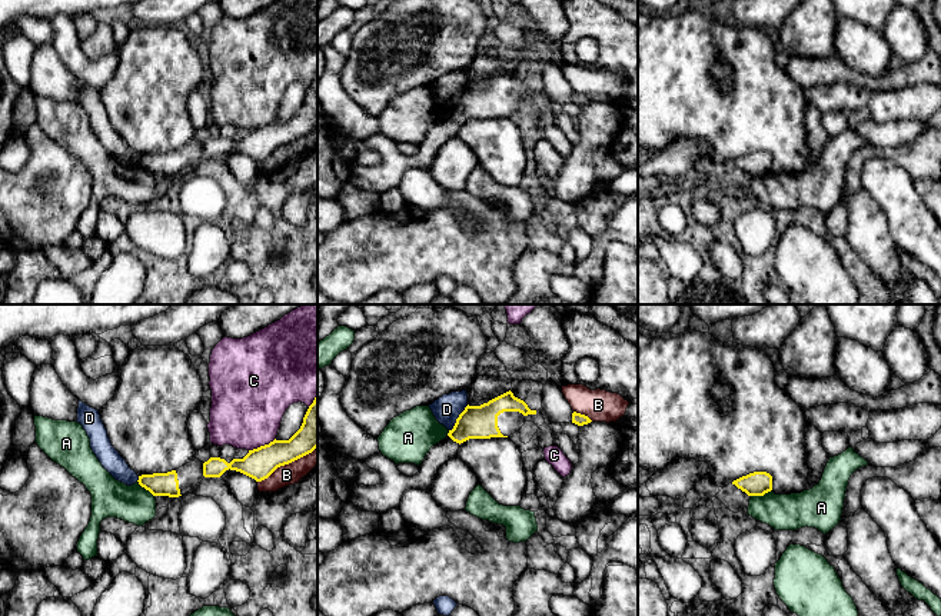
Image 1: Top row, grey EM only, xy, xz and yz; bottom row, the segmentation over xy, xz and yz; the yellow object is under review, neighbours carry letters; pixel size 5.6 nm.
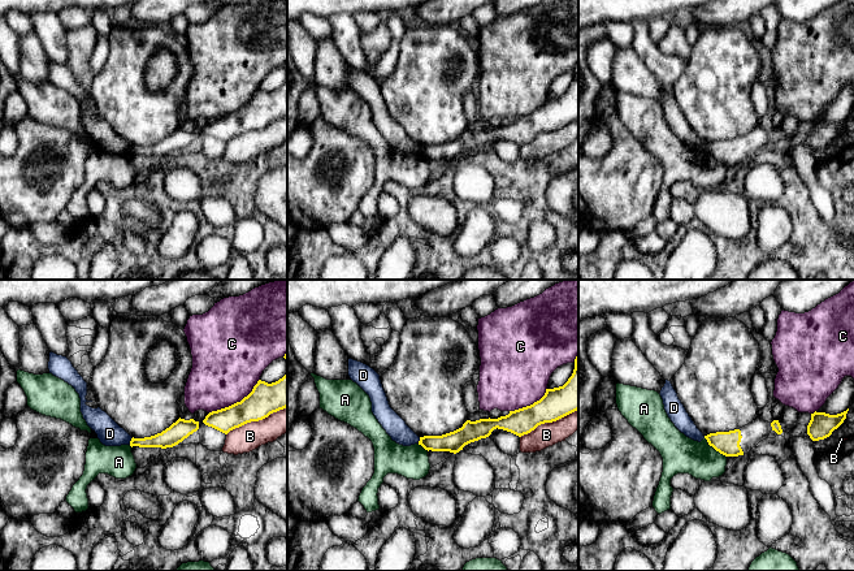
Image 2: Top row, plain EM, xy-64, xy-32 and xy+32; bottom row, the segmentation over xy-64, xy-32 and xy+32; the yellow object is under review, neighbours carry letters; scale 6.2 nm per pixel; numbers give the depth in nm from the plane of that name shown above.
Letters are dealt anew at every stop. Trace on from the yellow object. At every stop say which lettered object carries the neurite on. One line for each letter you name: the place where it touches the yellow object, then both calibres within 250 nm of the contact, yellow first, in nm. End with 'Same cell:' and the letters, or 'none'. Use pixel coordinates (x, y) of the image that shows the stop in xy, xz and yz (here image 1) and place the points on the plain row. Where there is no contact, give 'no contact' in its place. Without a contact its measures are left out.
Same cell: none

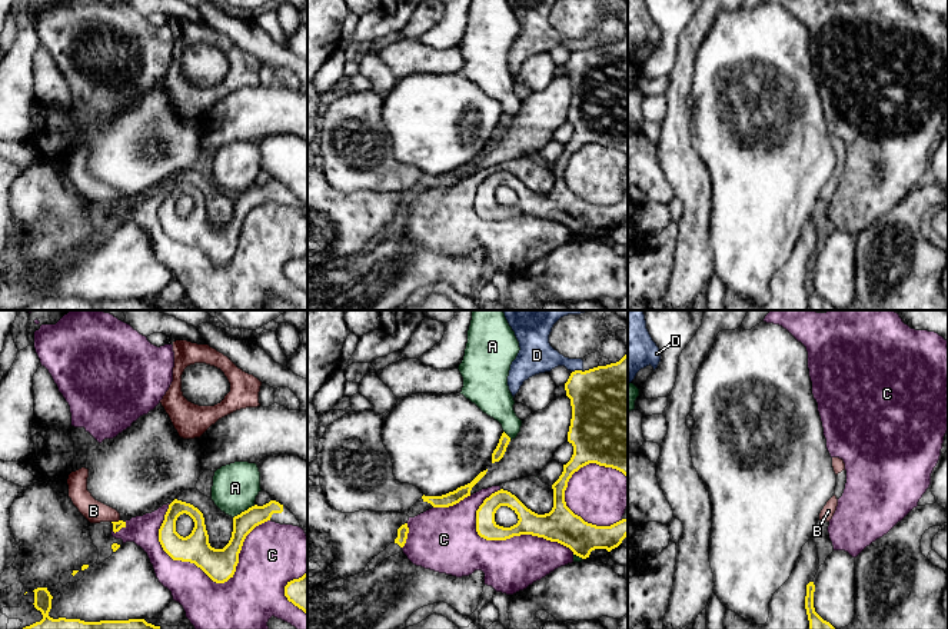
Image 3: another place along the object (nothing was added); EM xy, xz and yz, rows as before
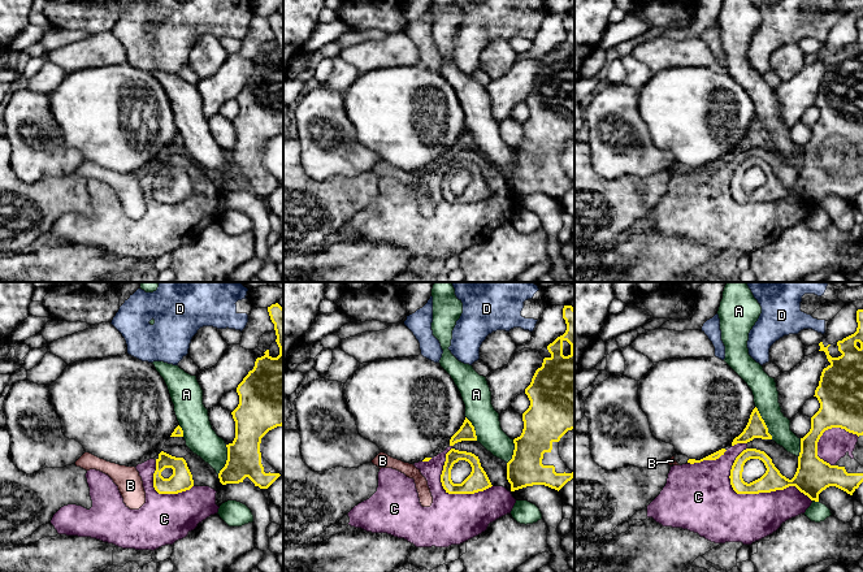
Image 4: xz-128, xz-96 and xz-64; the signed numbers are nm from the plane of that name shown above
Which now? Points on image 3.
Same cell: none

